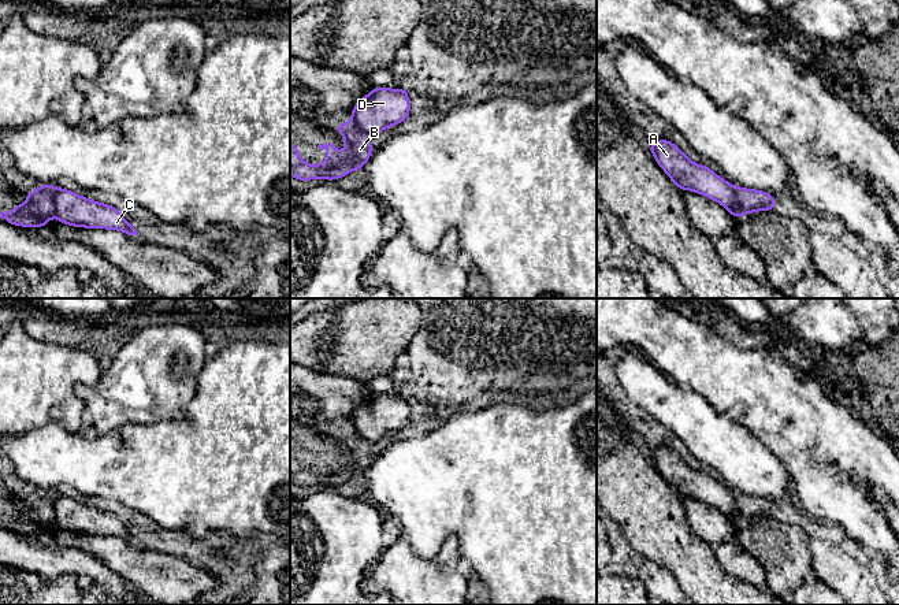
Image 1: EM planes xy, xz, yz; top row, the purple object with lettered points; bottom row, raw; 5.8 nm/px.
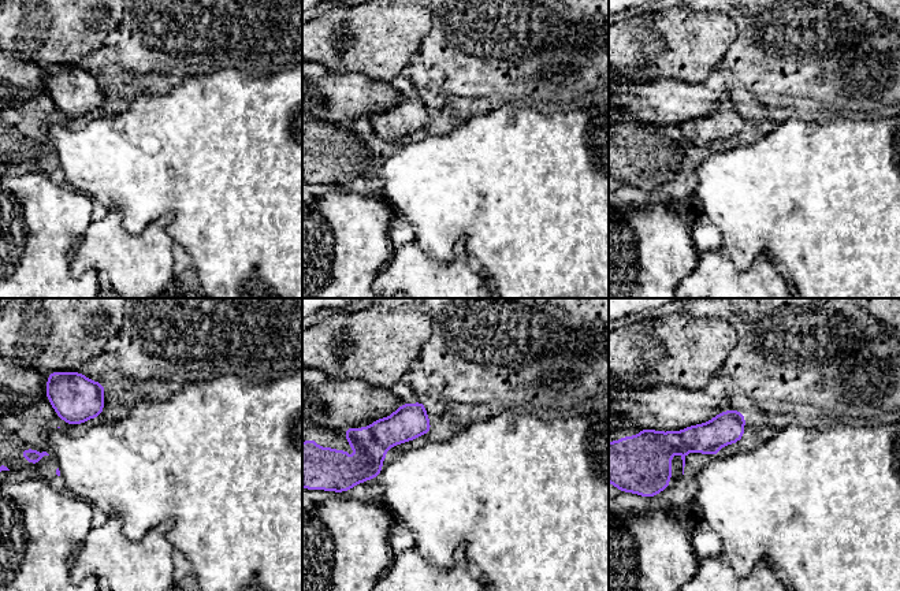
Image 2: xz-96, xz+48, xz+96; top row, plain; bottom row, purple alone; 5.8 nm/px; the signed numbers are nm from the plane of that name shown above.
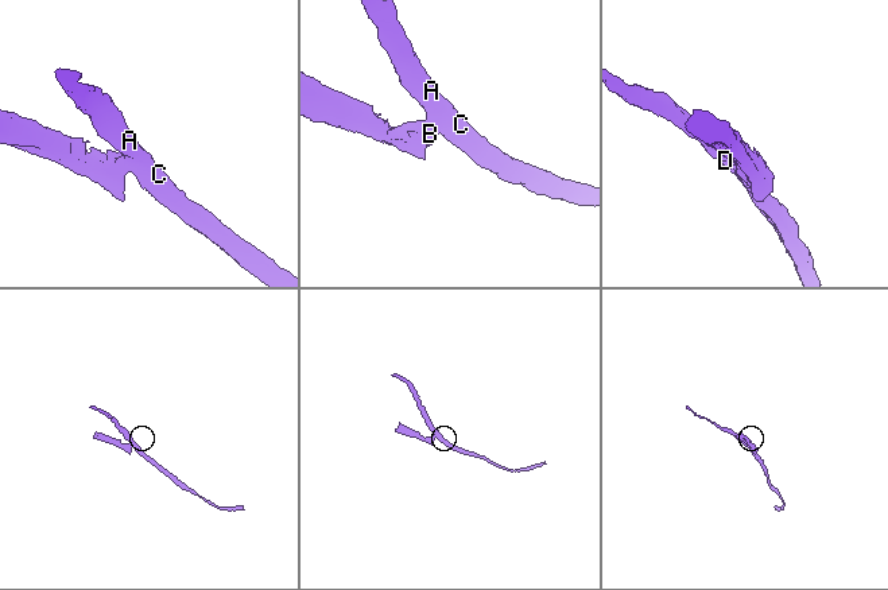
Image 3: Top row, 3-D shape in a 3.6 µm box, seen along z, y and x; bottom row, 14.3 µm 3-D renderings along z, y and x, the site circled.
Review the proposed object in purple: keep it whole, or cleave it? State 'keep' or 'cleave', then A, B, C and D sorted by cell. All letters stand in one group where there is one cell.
cleave | A C D / B

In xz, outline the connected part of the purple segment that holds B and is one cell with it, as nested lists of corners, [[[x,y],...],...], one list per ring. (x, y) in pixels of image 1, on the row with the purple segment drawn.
[[[353,115],[348,125],[338,123],[334,130],[345,137],[343,153],[338,153],[334,144],[317,145],[319,149],[326,149],[328,157],[322,164],[305,164],[298,156],[300,145],[290,144],[290,175],[297,181],[311,181],[324,178],[335,181],[346,174],[363,168],[372,155],[372,144],[369,136],[359,129]]]

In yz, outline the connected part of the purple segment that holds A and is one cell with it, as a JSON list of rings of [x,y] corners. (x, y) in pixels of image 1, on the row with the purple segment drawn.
[[[661,138],[647,145],[658,166],[680,190],[691,190],[721,204],[735,219],[738,197],[735,188],[712,168],[692,163],[673,142]]]

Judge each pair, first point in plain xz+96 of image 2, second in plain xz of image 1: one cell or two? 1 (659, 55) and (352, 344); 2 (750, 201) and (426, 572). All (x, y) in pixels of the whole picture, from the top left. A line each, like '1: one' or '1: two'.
1: one
2: two

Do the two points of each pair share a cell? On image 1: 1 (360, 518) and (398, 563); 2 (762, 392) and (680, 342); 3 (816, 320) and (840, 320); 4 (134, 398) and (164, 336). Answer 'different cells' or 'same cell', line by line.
1: different cells
2: same cell
3: same cell
4: same cell

